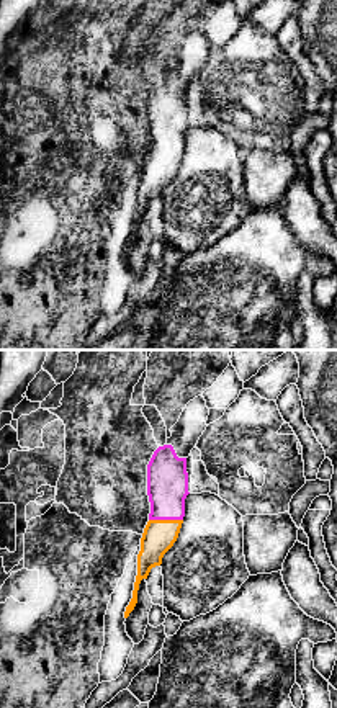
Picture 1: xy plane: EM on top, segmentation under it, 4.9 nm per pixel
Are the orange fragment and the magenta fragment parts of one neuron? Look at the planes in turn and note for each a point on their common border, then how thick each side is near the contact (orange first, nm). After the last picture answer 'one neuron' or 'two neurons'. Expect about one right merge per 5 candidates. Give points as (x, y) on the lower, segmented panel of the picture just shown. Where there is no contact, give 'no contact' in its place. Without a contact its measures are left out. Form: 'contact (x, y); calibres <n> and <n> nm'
contact (166, 520); calibres 160 and 200 nm

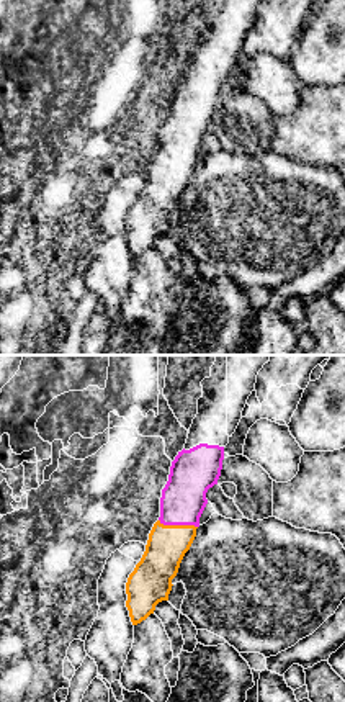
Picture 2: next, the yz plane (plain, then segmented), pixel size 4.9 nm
contact (179, 526); calibres 190 and 220 nm

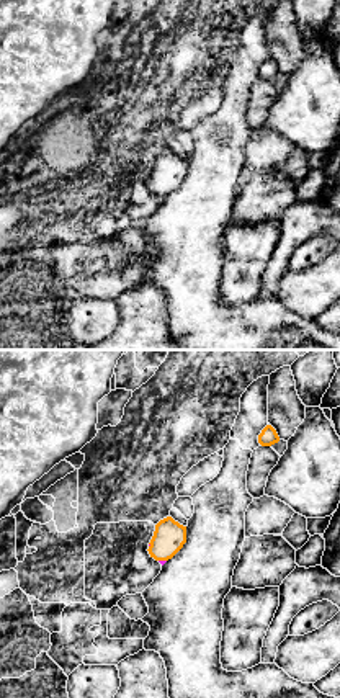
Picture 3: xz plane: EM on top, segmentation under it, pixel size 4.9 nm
contact (162, 559); calibres 160 and 20 nm

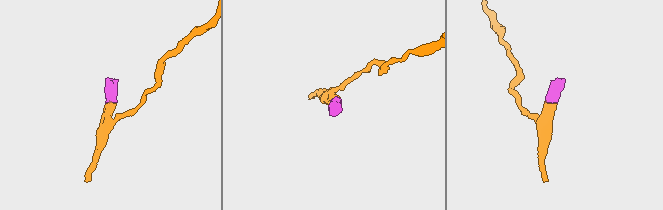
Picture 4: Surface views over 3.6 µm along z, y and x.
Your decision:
one neuron

